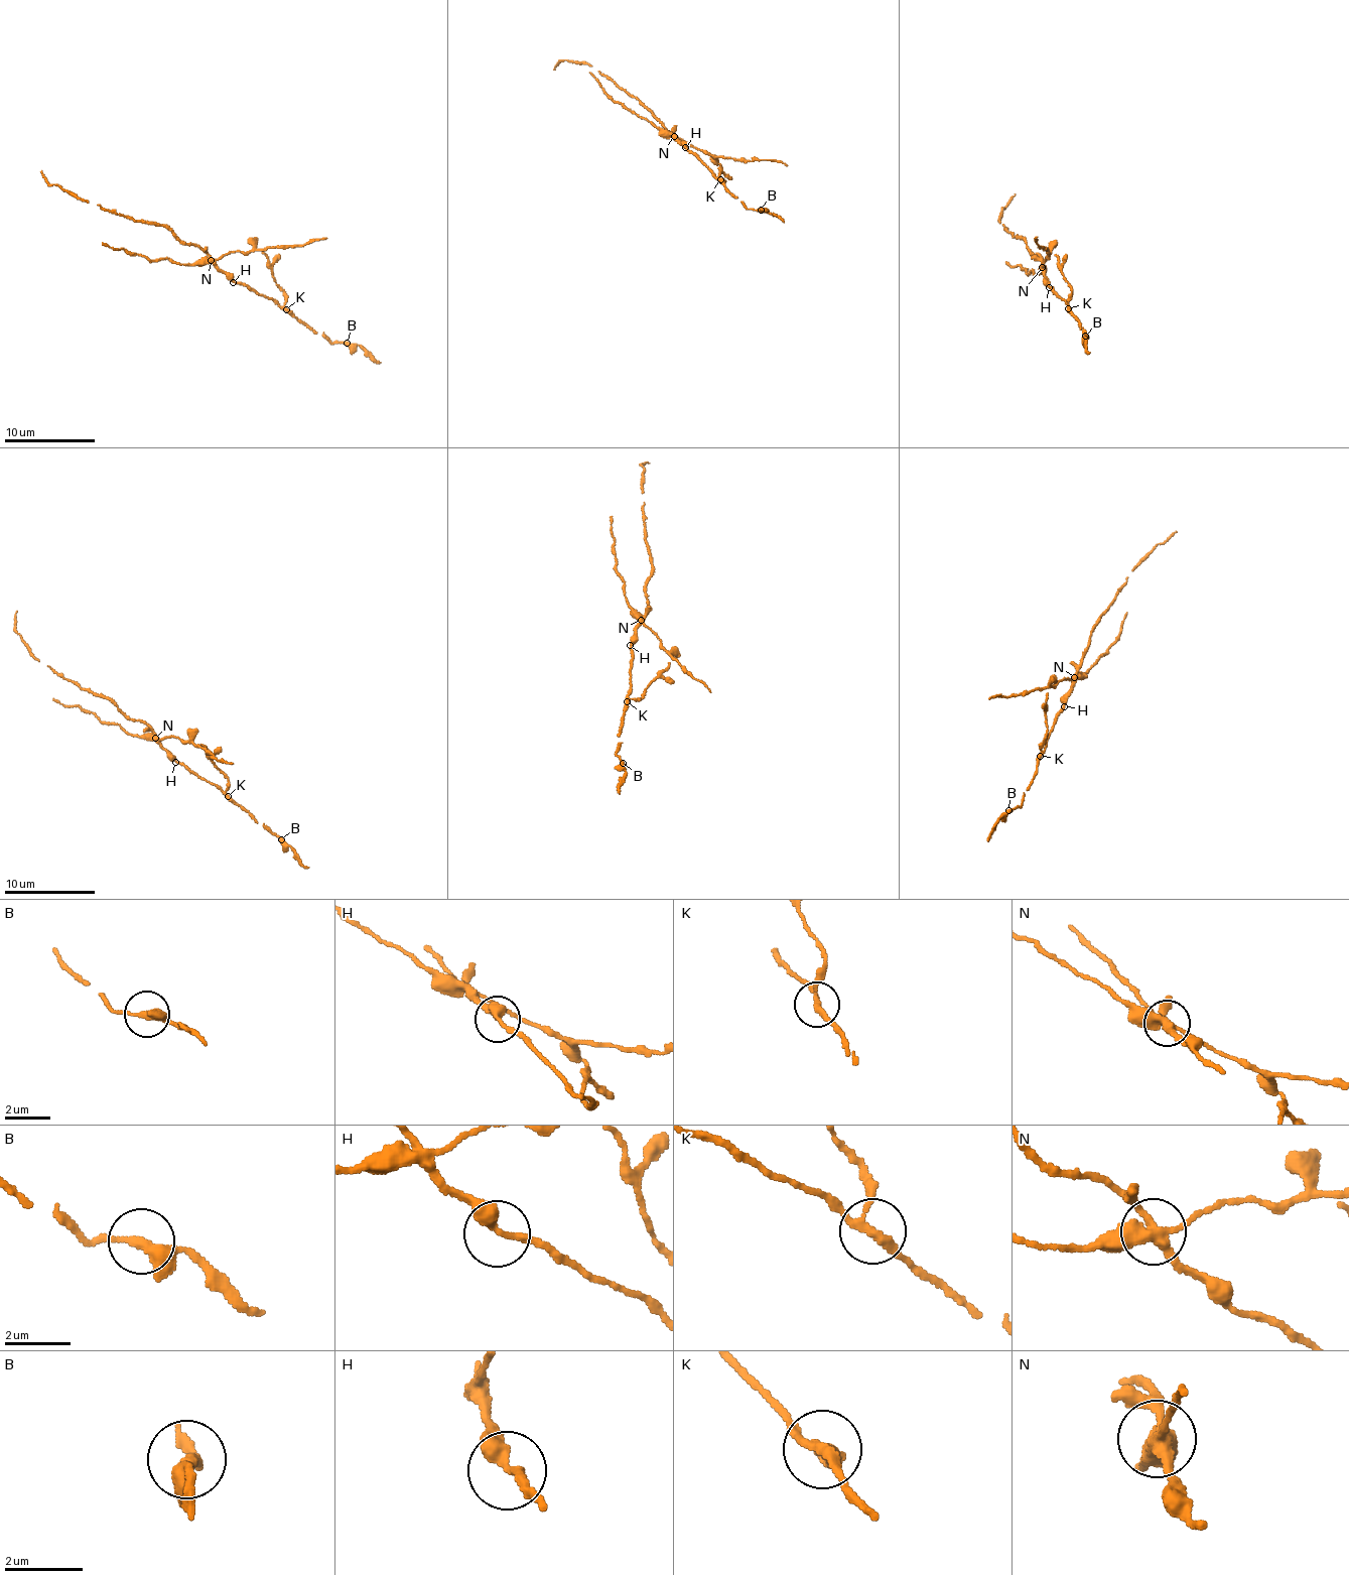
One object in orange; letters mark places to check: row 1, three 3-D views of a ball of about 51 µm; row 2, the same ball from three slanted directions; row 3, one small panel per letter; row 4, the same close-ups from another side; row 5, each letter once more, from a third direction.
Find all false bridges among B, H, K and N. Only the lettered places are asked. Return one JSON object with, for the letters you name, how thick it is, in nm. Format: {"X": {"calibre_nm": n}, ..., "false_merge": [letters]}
{"K": {"calibre_nm": 220}, "N": {"calibre_nm": 400}, "false_merge": ["K", "N"]}

